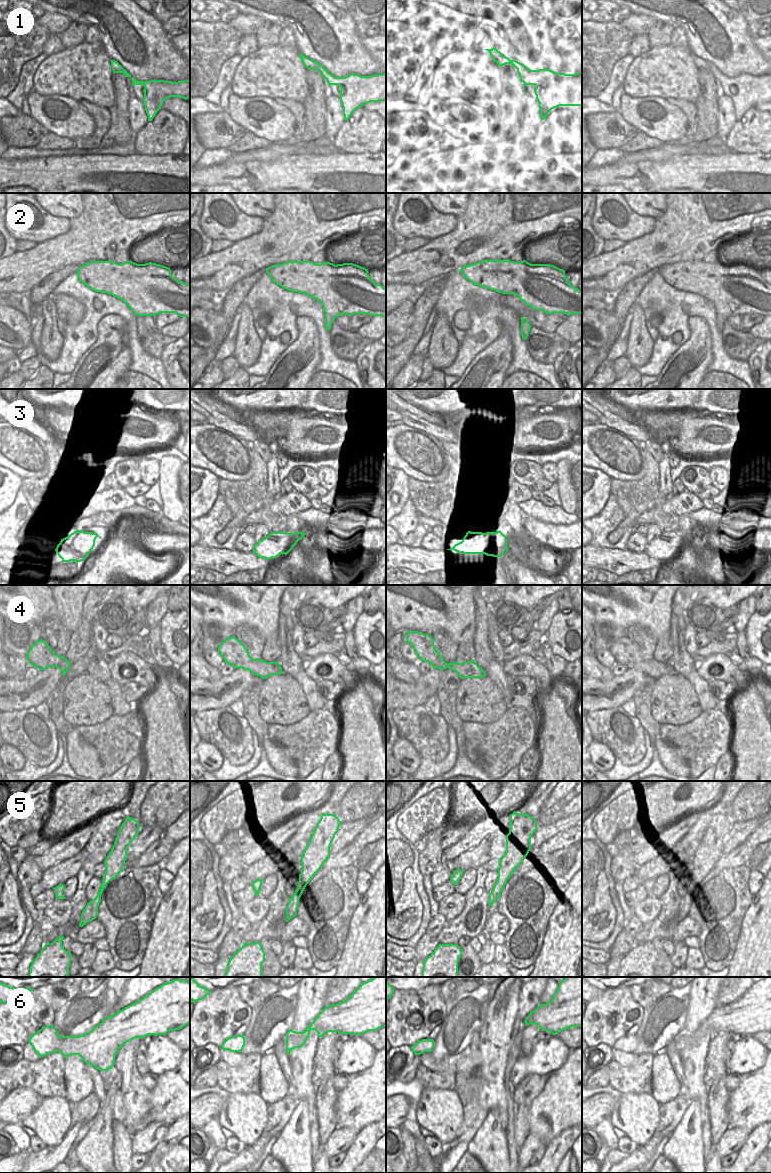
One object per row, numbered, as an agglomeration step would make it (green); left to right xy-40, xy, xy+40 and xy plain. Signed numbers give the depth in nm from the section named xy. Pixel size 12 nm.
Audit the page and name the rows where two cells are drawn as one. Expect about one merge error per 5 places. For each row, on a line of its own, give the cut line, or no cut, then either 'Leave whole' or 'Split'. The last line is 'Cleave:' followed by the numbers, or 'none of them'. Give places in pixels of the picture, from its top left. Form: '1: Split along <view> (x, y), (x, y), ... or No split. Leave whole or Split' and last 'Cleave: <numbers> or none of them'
1: No split. Leave whole
2: No split. Leave whole
3: No split. Leave whole
4: No split. Leave whole
5: No split. Leave whole
6: No split. Leave whole
Cleave: none of them.

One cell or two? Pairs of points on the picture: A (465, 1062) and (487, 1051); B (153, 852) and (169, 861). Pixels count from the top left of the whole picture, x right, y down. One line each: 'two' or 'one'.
A: two
B: two

